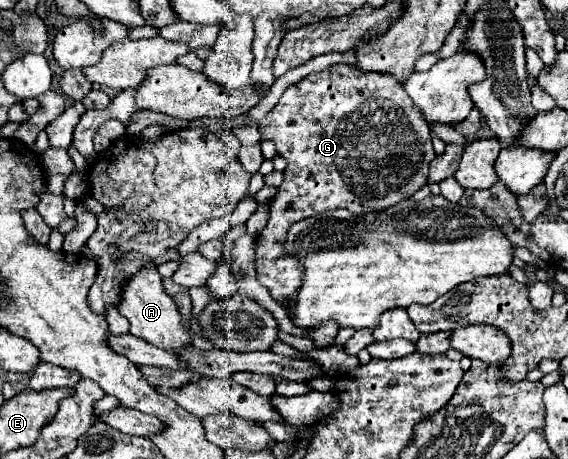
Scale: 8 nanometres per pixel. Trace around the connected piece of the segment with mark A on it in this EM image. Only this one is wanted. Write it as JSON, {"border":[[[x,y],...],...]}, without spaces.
{"border":[[[147,264],[147,268],[141,268],[135,276],[131,276],[131,280],[125,284],[125,288],[121,292],[121,302],[119,302],[117,310],[129,320],[131,334],[143,338],[145,342],[149,342],[157,348],[177,352],[183,346],[189,346],[189,334],[181,326],[181,314],[177,310],[177,304],[173,302],[171,296],[165,294],[165,290],[161,286],[161,276],[159,276],[155,264]]]}

